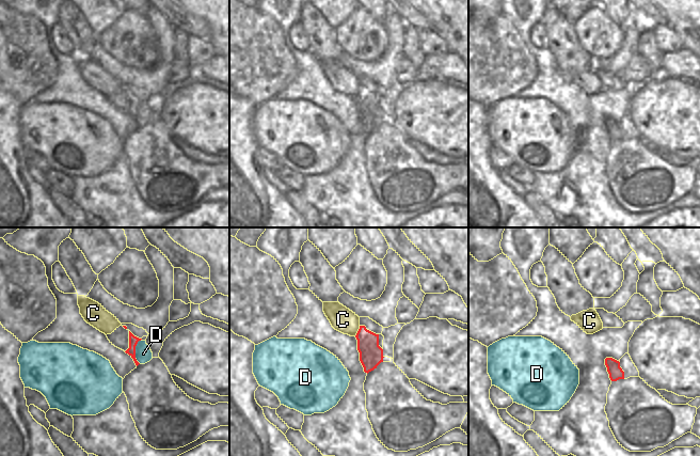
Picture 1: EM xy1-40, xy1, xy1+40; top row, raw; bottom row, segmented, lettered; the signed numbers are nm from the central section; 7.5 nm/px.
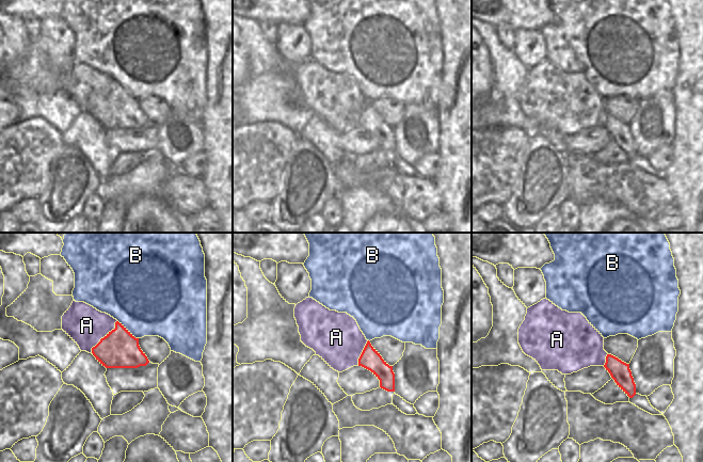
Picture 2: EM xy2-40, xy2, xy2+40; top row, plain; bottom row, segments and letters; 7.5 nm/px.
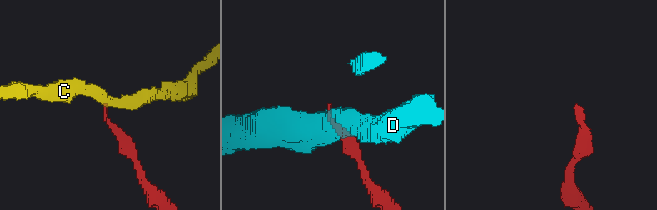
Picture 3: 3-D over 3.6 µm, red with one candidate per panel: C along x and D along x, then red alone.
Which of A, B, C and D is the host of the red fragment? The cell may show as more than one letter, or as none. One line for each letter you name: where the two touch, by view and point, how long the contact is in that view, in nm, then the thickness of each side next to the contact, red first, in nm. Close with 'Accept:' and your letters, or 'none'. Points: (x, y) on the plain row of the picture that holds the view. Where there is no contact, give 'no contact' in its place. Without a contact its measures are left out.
Accept: none

